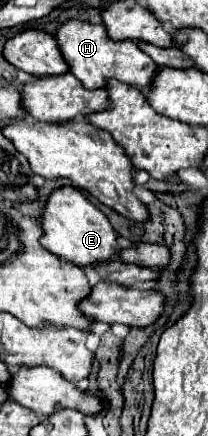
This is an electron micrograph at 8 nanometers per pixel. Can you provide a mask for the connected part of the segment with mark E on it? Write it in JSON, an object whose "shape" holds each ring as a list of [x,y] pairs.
{"shape":[[[70,185],[58,187],[48,195],[48,201],[40,215],[40,225],[44,231],[40,237],[40,245],[48,247],[48,251],[60,255],[62,259],[68,259],[70,263],[80,263],[80,267],[112,259],[116,251],[120,251],[120,247],[116,245],[116,233],[108,217]]]}

